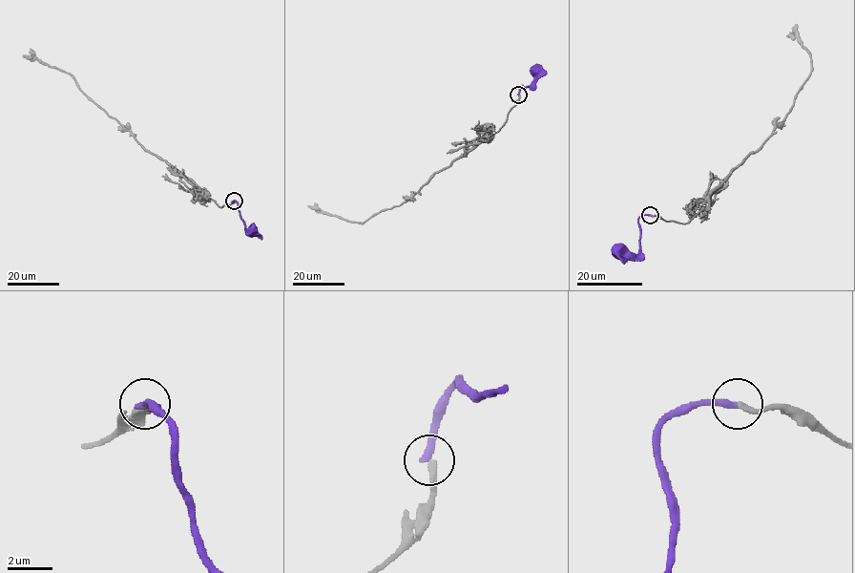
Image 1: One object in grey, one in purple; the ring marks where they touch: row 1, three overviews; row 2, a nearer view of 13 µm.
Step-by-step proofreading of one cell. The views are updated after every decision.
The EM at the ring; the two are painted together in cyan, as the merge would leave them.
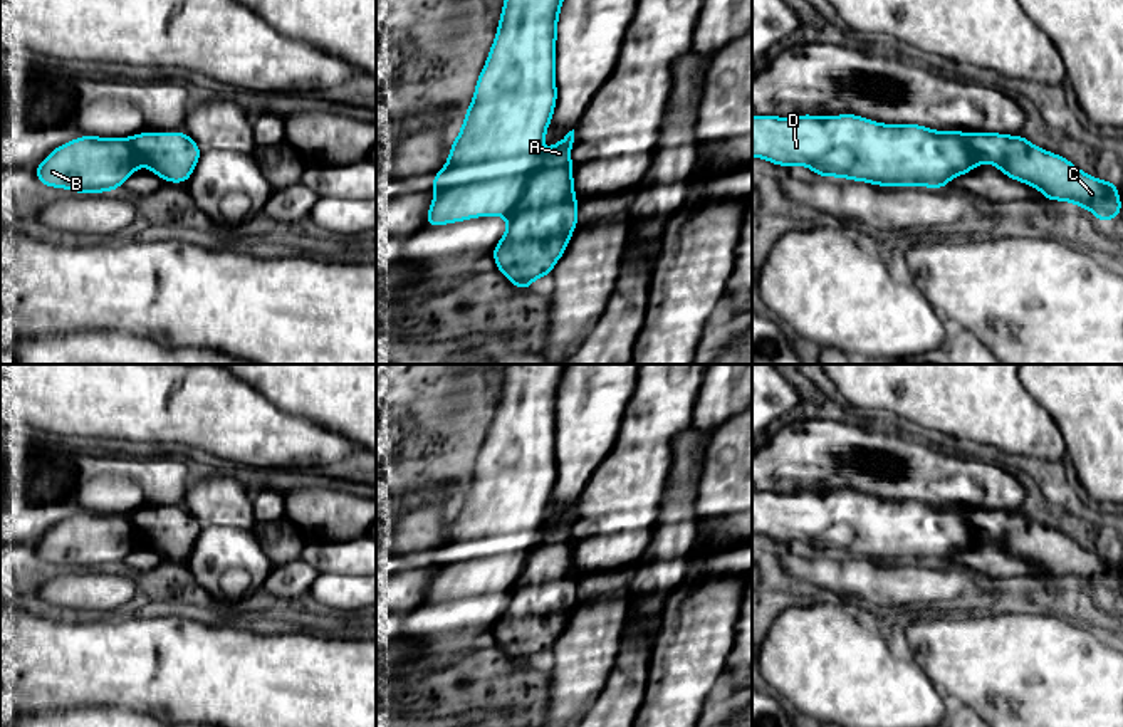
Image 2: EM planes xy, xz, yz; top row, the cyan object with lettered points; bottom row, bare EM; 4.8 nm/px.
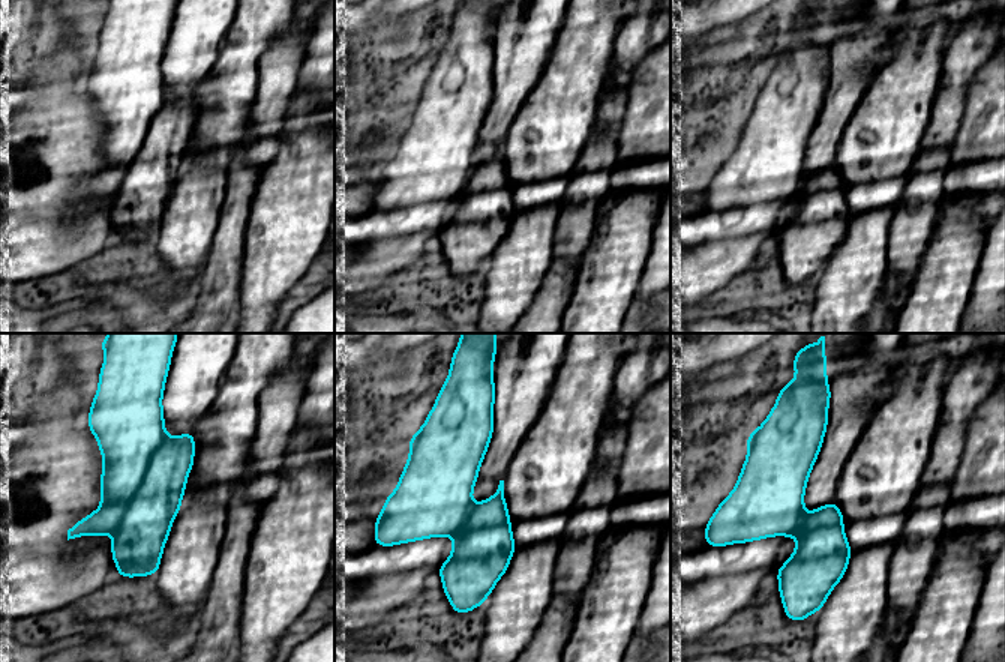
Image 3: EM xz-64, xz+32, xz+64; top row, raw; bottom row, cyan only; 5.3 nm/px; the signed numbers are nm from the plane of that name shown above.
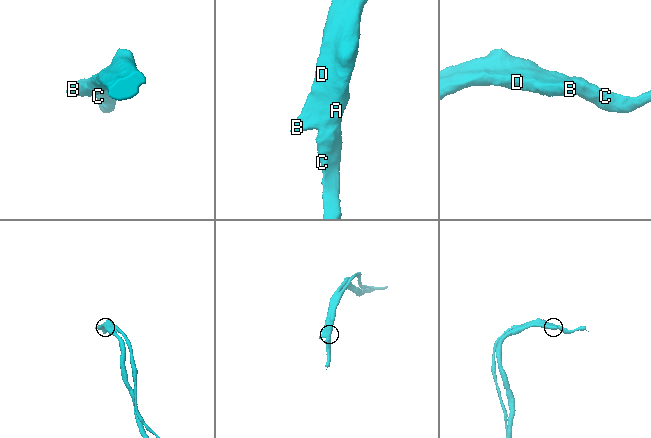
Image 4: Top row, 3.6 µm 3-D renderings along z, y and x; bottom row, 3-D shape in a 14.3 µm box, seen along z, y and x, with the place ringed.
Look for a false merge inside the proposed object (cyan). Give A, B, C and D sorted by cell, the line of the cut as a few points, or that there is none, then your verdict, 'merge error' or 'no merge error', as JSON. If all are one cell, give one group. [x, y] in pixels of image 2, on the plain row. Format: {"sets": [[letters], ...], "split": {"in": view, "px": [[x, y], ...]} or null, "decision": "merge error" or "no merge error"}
{"sets": [["A", "C"], ["B", "D"]], "split": {"in": "xz", "px": [[536, 543], [519, 580], [507, 591]]}, "decision": "merge error"}

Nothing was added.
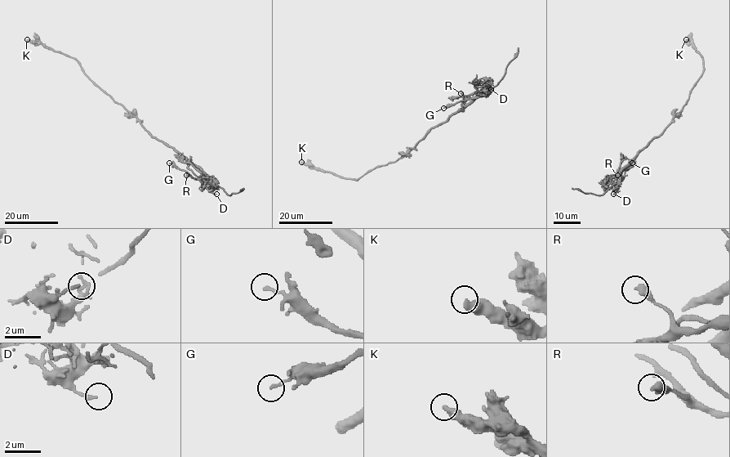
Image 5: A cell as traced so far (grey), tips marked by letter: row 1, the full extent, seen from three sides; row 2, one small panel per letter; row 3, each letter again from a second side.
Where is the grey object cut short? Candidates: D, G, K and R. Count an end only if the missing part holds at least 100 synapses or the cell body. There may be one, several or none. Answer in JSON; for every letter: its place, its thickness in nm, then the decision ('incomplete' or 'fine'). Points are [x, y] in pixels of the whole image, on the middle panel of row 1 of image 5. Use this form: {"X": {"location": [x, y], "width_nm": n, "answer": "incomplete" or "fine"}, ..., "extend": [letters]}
{"D": {"location": [491, 89], "width_nm": 140, "answer": "fine"}, "G": {"location": [443, 108], "width_nm": 160, "answer": "fine"}, "K": {"location": [301, 162], "width_nm": 480, "answer": "fine"}, "R": {"location": [460, 93], "width_nm": 440, "answer": "fine"}, "extend": []}

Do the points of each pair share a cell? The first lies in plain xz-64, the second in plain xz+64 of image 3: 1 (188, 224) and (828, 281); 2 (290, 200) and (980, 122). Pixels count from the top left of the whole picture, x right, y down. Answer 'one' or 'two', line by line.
1: one
2: two

